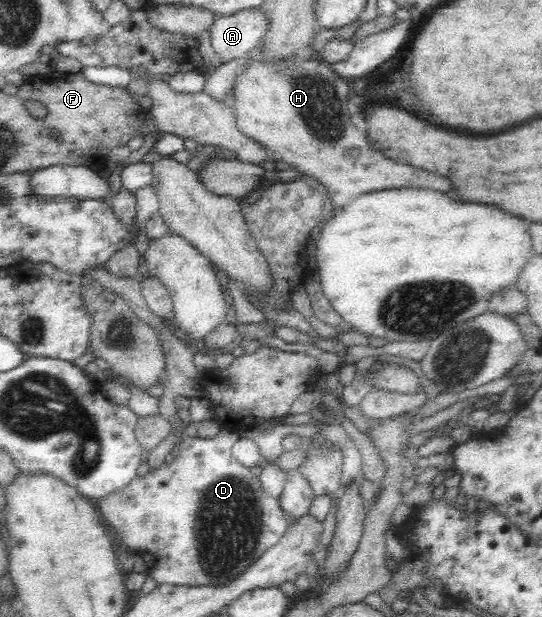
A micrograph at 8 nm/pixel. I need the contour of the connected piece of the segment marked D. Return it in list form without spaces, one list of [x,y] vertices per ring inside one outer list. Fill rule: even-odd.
[[[216,428],[212,432],[204,433],[199,437],[188,437],[184,435],[182,440],[176,443],[176,457],[173,461],[163,463],[161,467],[147,471],[145,475],[132,477],[131,481],[128,481],[127,485],[123,485],[121,489],[115,489],[113,493],[107,493],[105,497],[99,498],[97,511],[106,526],[108,526],[108,530],[112,532],[117,542],[123,543],[125,547],[129,547],[129,549],[133,549],[140,554],[141,558],[145,561],[146,573],[149,574],[149,577],[155,579],[156,585],[173,584],[192,586],[221,585],[222,583],[227,583],[227,581],[232,580],[239,573],[243,573],[243,571],[251,567],[251,563],[255,561],[256,557],[261,557],[267,548],[275,545],[287,533],[290,525],[285,519],[279,501],[271,498],[262,489],[259,476],[257,476],[257,470],[244,467],[235,459],[232,453],[232,448],[240,437],[238,432],[224,430],[223,428]]]

